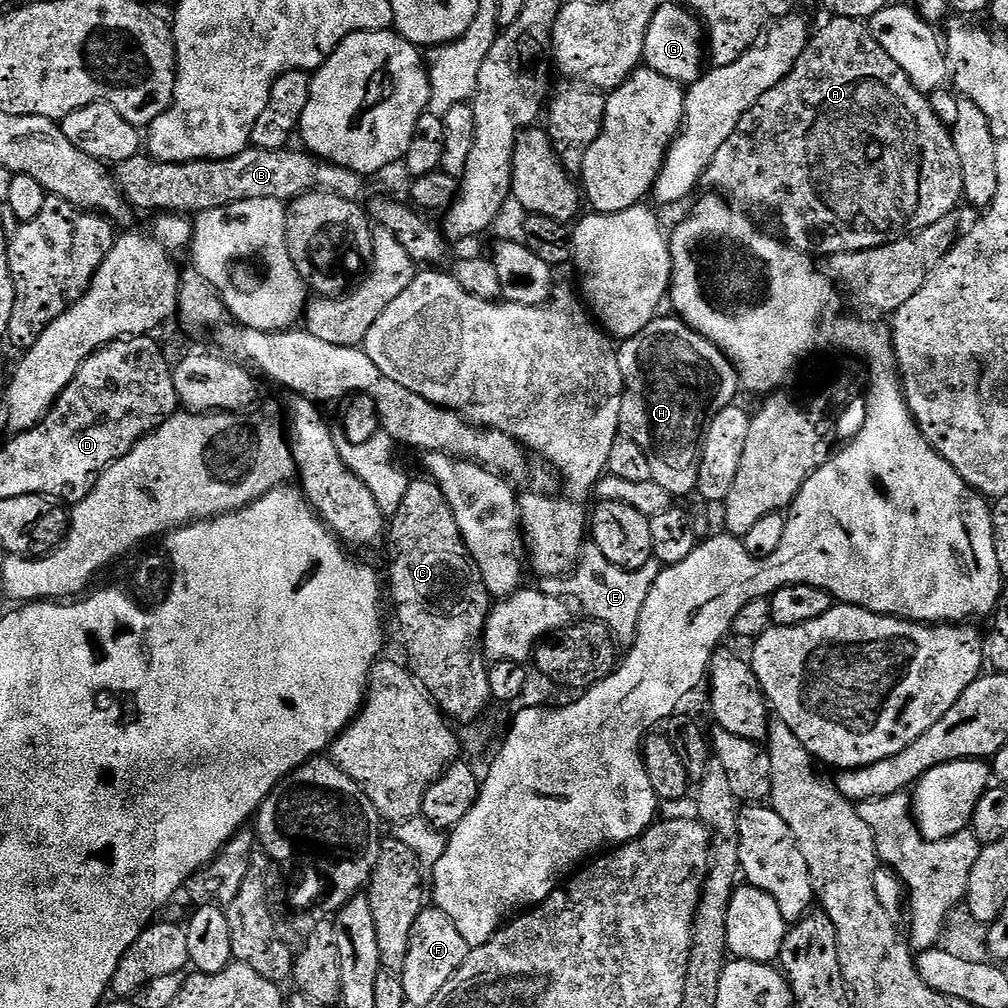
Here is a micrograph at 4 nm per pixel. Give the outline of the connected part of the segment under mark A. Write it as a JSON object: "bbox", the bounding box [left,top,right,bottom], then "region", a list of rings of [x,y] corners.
{"bbox":[702,16,964,258],"region":[[[832,16],[829,21],[817,36],[815,33],[809,39],[792,71],[785,74],[773,88],[766,90],[766,94],[762,94],[758,102],[754,102],[754,106],[742,114],[738,126],[734,126],[734,134],[722,142],[722,150],[714,154],[712,164],[705,170],[702,180],[705,185],[708,183],[712,187],[709,189],[731,198],[737,205],[765,204],[768,208],[780,208],[780,228],[784,231],[782,236],[787,243],[793,248],[811,250],[813,253],[825,252],[825,257],[831,258],[839,256],[841,252],[861,252],[889,244],[929,228],[931,224],[937,224],[943,216],[953,215],[957,211],[956,203],[961,203],[964,183],[958,150],[954,150],[949,125],[936,117],[931,99],[920,91],[917,81],[908,77],[907,67],[901,61],[899,64],[889,49],[878,46],[865,21],[838,16]]]}

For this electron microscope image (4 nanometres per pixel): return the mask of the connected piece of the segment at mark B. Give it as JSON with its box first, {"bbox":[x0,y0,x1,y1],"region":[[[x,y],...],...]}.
{"bbox":[114,146,365,214],"region":[[[249,146],[225,160],[191,160],[181,164],[153,160],[149,155],[141,154],[115,165],[114,175],[124,199],[135,209],[140,211],[141,208],[144,212],[152,212],[151,214],[199,214],[250,198],[274,198],[291,202],[307,192],[333,192],[342,198],[357,202],[365,199],[365,177],[361,173],[331,164],[329,160],[321,160],[319,156],[314,156],[307,150],[295,152],[294,148],[289,146],[278,150],[266,150]]]}

